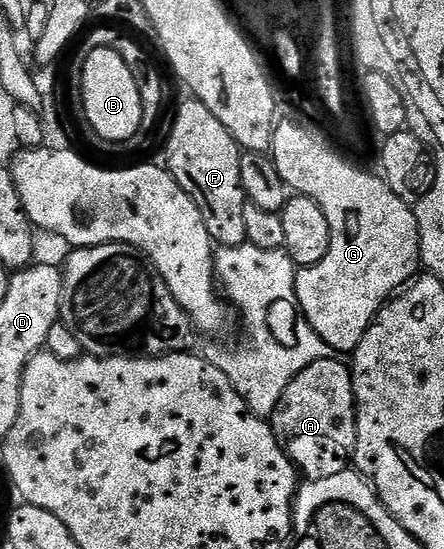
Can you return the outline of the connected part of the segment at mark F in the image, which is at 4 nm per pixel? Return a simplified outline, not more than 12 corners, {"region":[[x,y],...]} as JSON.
{"region":[[187,100],[163,161],[217,247],[247,243],[240,145]]}

